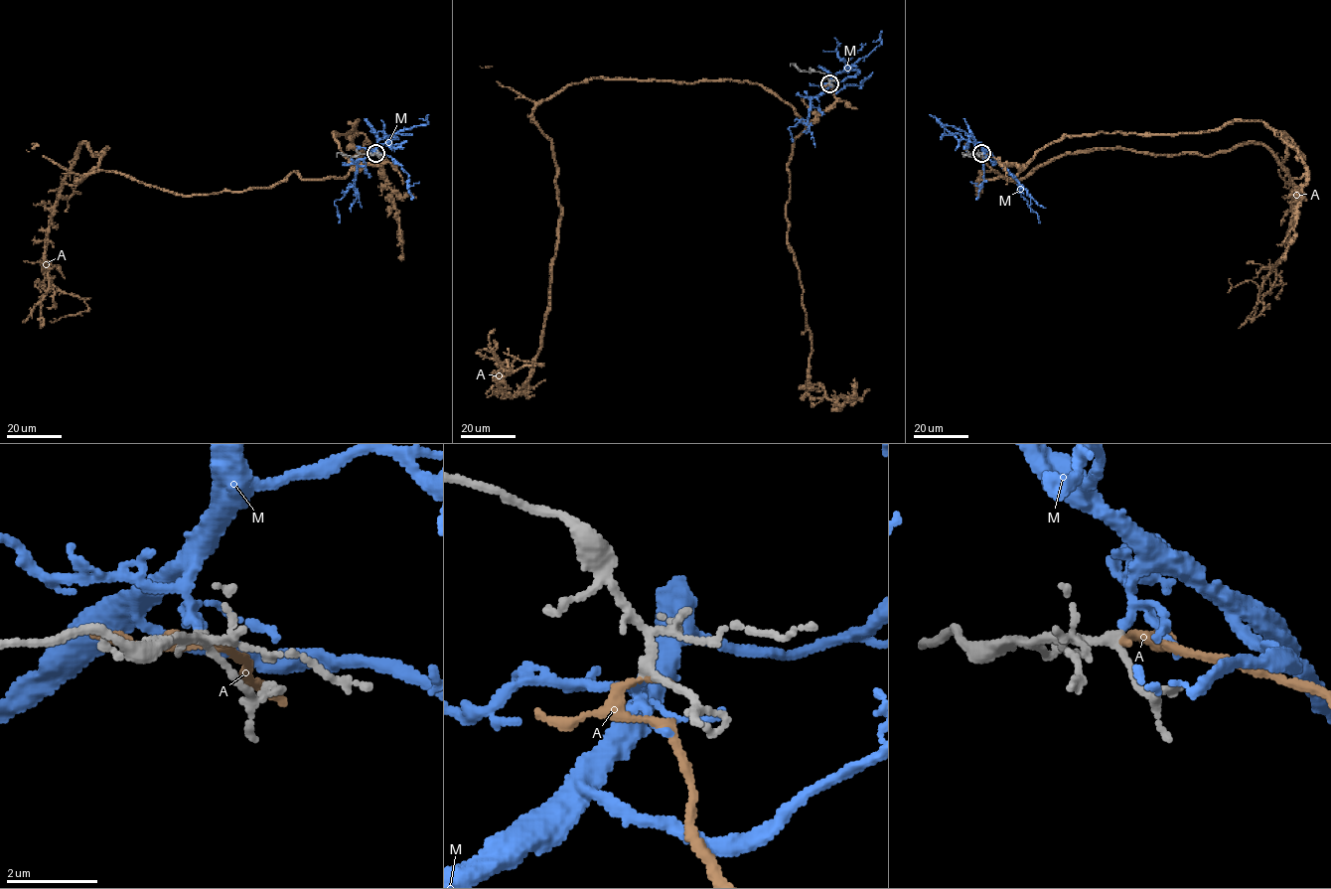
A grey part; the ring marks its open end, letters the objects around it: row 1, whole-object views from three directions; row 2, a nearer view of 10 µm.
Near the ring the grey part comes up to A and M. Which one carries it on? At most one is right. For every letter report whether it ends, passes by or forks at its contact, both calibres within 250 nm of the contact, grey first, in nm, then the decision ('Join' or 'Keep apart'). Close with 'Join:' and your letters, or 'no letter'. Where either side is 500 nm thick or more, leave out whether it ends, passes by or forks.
A: It passes by. Thickness 150 nm (grey) against 170 nm. Keep apart
M: It forks there. Thickness 150 nm (grey) against 130 nm. Join
Join: M

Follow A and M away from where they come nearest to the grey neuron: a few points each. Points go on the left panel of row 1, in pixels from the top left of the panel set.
A: (376, 154), (343, 177), (174, 194), (79, 181), (107, 149), (82, 143), (44, 275), (88, 309), (49, 321)
M: (376, 153), (372, 150), (357, 162), (354, 183), (341, 198), (334, 201), (339, 222)

